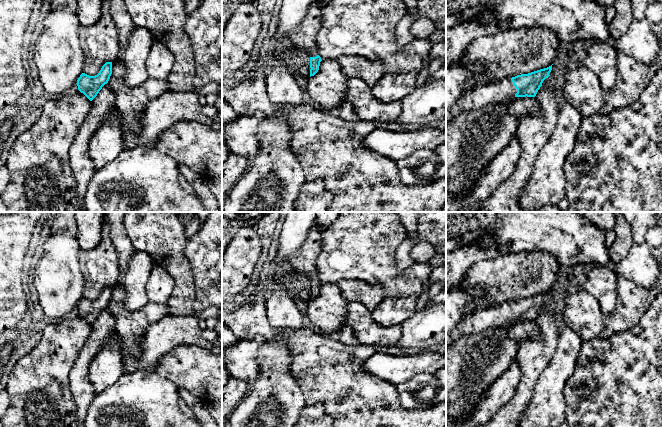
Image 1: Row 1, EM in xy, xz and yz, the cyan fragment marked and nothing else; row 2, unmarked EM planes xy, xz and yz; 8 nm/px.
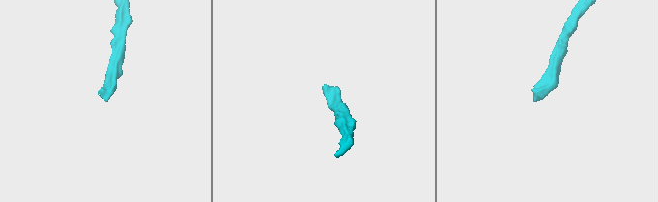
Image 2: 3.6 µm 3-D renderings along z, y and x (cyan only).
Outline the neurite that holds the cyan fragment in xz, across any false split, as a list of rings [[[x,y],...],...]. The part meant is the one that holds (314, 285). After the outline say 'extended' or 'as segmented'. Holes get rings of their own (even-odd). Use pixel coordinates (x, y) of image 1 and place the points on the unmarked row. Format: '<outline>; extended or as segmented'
[[[314,222],[304,244],[289,259],[291,269],[310,280],[310,301],[318,296],[322,285],[316,268],[317,255],[321,248],[320,234],[321,230]]]; extended

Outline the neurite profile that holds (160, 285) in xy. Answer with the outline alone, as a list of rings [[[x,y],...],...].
[[[154,266],[146,284],[150,302],[165,303],[174,289],[174,280],[162,267]]]

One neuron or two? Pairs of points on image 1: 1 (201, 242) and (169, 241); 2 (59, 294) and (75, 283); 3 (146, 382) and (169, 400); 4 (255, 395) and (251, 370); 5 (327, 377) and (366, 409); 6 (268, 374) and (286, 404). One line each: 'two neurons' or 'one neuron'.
1: two neurons
2: one neuron
3: one neuron
4: two neurons
5: one neuron
6: one neuron

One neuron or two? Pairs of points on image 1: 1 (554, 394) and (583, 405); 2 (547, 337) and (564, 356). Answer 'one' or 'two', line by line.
1: two
2: two

